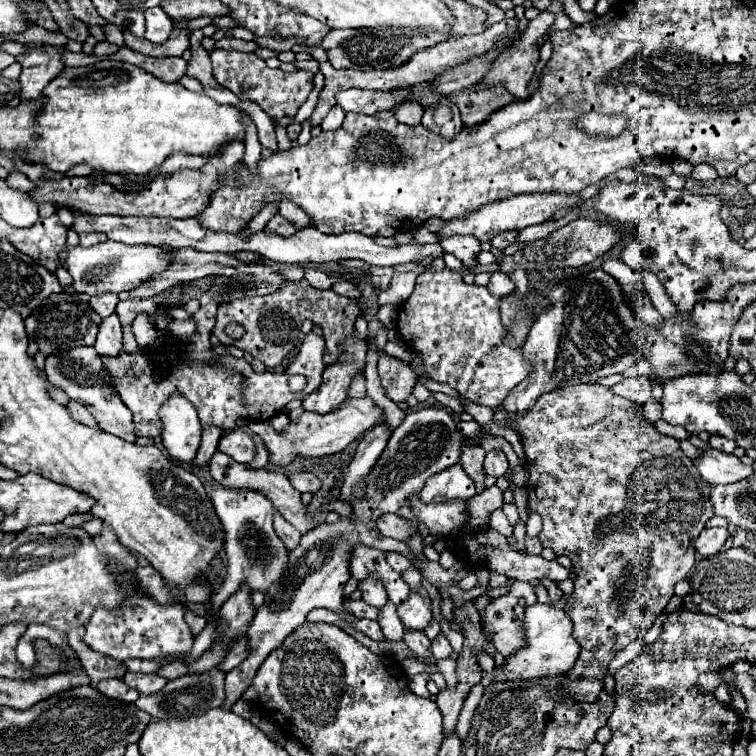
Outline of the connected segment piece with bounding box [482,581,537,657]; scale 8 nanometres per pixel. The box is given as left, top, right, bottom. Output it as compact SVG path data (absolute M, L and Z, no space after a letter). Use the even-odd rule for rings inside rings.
M514 581L508 595L490 601L482 627L498 653L512 657L520 647L524 647L524 613L526 608L536 603L534 585L524 581ZM520 599L524 599L524 605L520 605Z

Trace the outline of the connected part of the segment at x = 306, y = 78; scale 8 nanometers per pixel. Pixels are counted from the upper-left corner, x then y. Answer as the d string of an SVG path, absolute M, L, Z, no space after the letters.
M214 49L214 51L210 51L210 59L212 59L214 79L220 85L228 87L236 97L240 97L244 101L258 103L272 119L280 119L284 115L296 115L298 107L308 99L308 95L314 89L314 75L310 71L284 73L280 69L270 69L254 53L238 53L238 51Z

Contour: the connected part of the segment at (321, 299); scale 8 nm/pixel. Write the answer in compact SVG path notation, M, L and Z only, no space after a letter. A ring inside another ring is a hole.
M306 279L302 281L286 281L282 285L282 289L276 289L270 295L264 297L244 297L244 299L236 299L230 303L222 303L218 307L218 317L216 317L216 325L214 325L214 335L218 337L220 343L224 345L234 345L242 351L252 353L256 359L260 359L268 369L272 369L274 365L282 363L284 355L294 349L294 339L300 335L300 325L304 319L310 319L312 323L316 323L318 327L322 327L324 331L324 341L326 341L326 351L324 351L324 363L334 363L340 349L338 343L352 333L354 329L354 321L360 313L360 307L356 303L356 299L344 297L334 293L332 289L316 289L312 287ZM238 323L244 327L244 337L242 339L232 339L230 335L226 335L226 327Z

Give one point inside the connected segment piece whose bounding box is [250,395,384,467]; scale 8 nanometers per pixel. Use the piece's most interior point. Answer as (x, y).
(315, 435)

